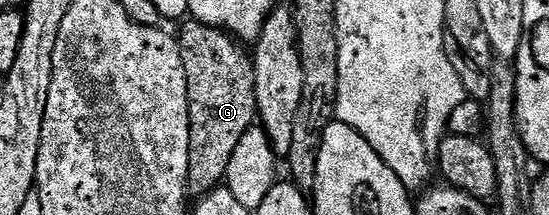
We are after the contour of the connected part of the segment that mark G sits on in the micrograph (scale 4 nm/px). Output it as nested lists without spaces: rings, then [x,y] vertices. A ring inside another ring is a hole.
[[[186,21],[179,33],[179,45],[183,56],[183,68],[187,76],[187,100],[189,101],[189,192],[193,196],[204,196],[218,189],[224,183],[225,173],[231,164],[231,155],[239,145],[239,140],[248,130],[254,129],[257,117],[257,97],[255,96],[255,72],[253,60],[248,50],[232,34],[217,30],[202,22]]]

